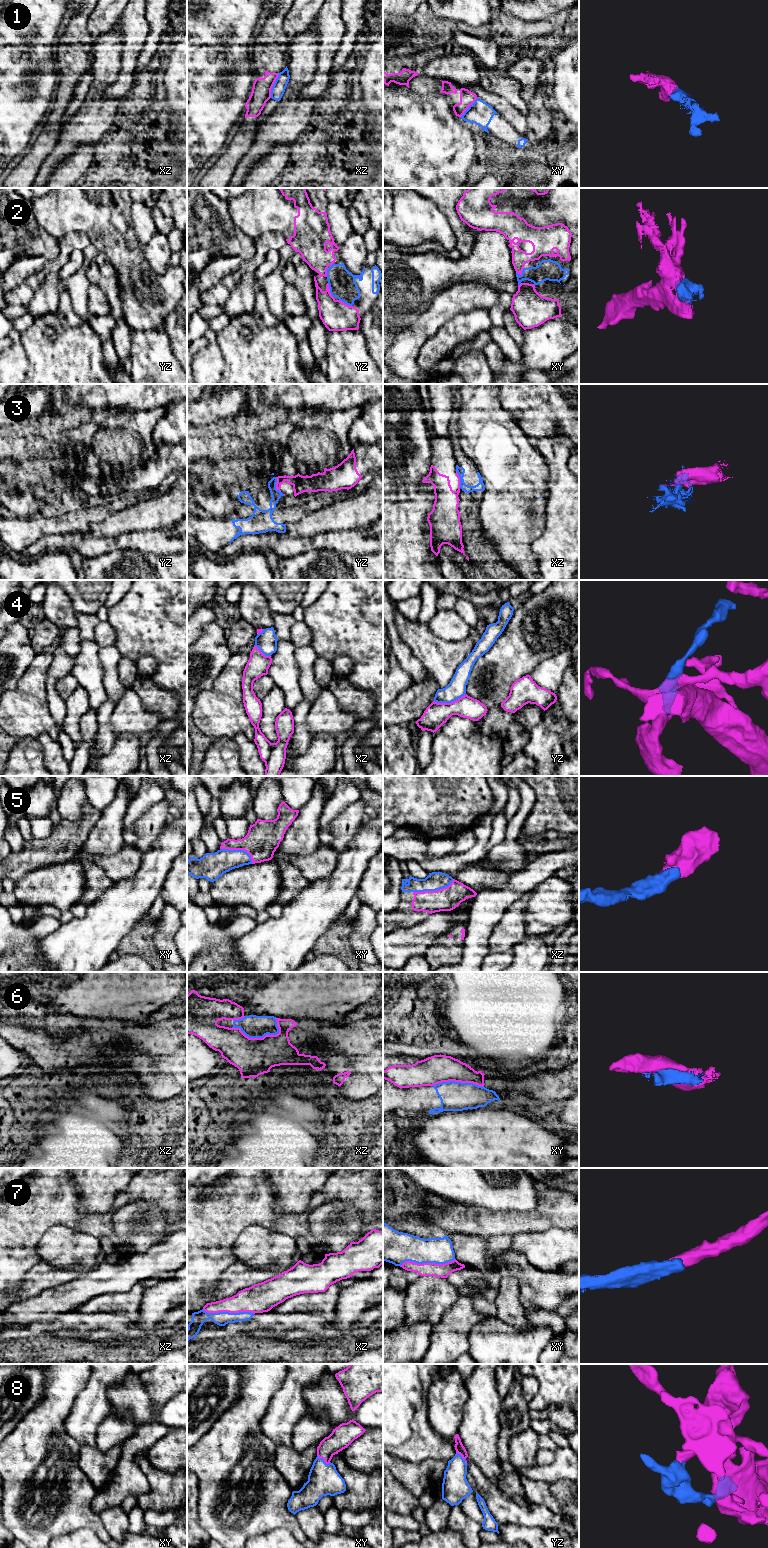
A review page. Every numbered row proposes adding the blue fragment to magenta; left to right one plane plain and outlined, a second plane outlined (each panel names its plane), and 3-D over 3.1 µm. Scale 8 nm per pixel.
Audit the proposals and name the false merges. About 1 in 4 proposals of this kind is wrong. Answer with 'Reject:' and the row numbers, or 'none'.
Reject: 1, 3, 6

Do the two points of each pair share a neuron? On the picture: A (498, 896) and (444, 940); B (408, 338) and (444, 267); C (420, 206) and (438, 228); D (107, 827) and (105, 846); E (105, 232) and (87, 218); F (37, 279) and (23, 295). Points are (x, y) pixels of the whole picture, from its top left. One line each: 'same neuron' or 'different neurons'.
A: different neurons
B: different neurons
C: same neuron
D: same neuron
E: same neuron
F: same neuron

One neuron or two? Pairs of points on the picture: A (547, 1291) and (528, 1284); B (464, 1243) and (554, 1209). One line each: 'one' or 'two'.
A: one
B: two

